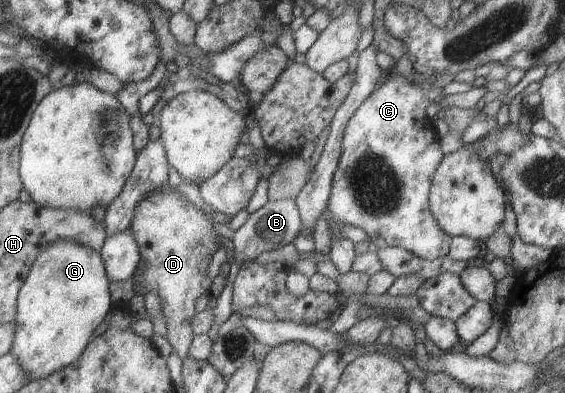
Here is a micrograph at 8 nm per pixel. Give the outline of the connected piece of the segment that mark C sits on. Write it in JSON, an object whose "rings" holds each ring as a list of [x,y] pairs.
{"rings":[[[389,69],[384,74],[381,82],[379,82],[375,87],[375,90],[373,90],[373,92],[371,92],[363,102],[361,102],[359,108],[353,112],[353,116],[347,119],[347,124],[343,130],[341,138],[341,154],[339,155],[335,172],[333,172],[331,178],[330,195],[327,201],[327,206],[325,206],[326,212],[322,214],[322,218],[325,220],[325,223],[329,228],[331,241],[345,238],[341,233],[341,227],[339,226],[340,222],[361,228],[366,232],[370,242],[373,243],[375,248],[385,248],[385,246],[399,247],[403,248],[403,250],[407,250],[407,252],[411,252],[413,256],[423,260],[433,260],[448,254],[452,236],[447,236],[447,234],[437,226],[437,221],[433,218],[433,214],[431,214],[428,206],[428,192],[431,179],[433,174],[435,174],[435,170],[437,170],[437,166],[439,166],[443,155],[439,148],[438,134],[432,125],[433,121],[429,120],[429,118],[425,116],[425,108],[427,108],[431,102],[439,102],[439,100],[441,101],[444,98],[444,96],[441,96],[439,92],[441,92],[441,88],[437,88],[437,86],[425,88],[425,86],[413,84],[413,82],[409,82],[407,78],[403,78],[403,76],[395,74],[393,69]]]}

